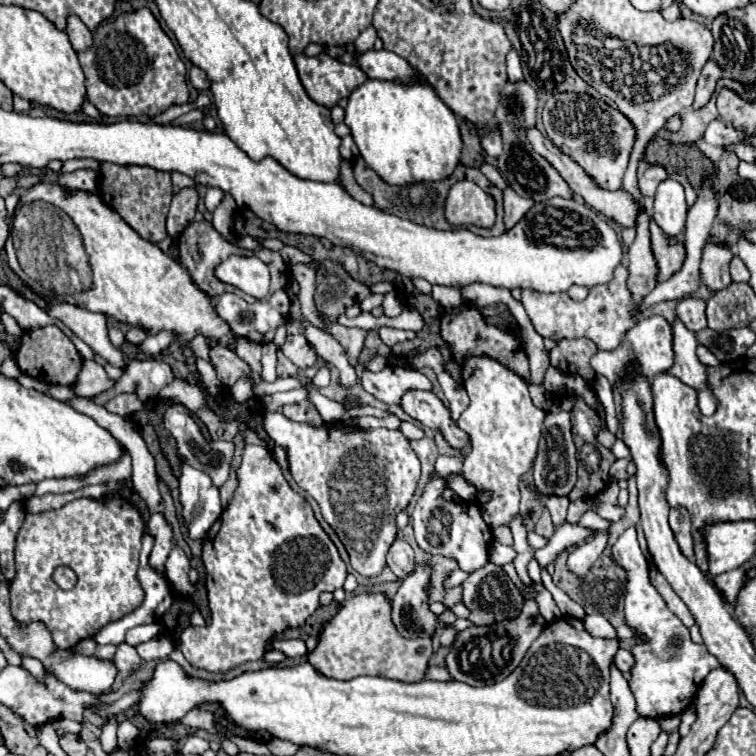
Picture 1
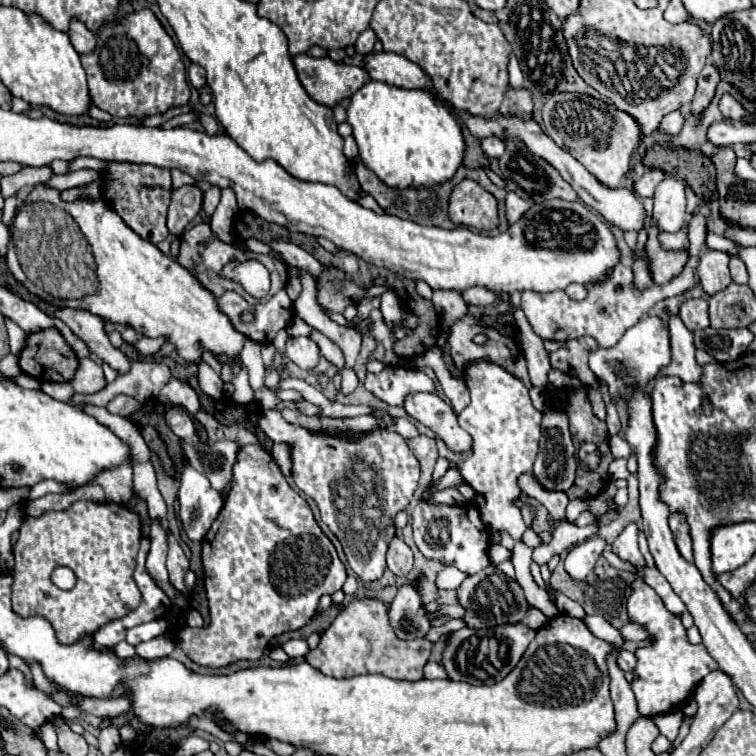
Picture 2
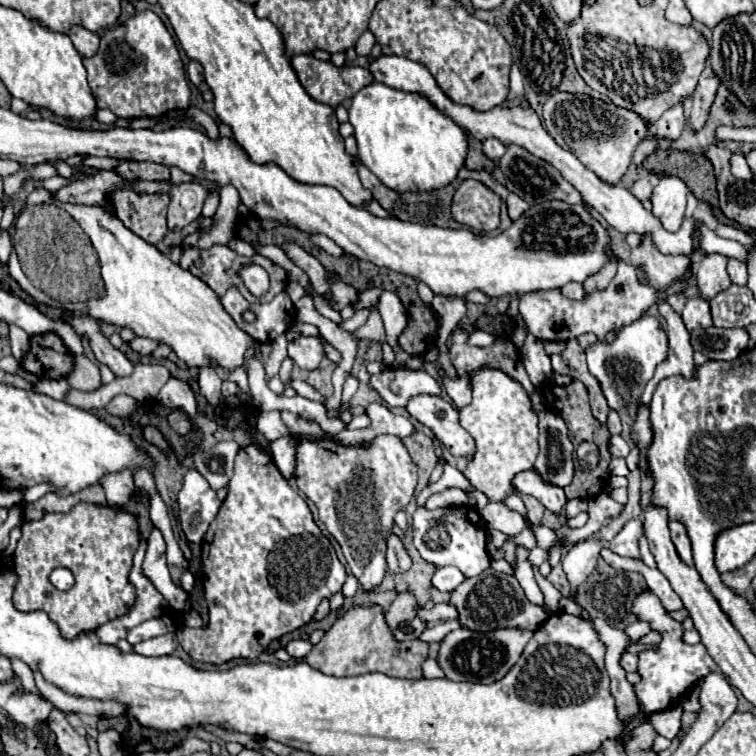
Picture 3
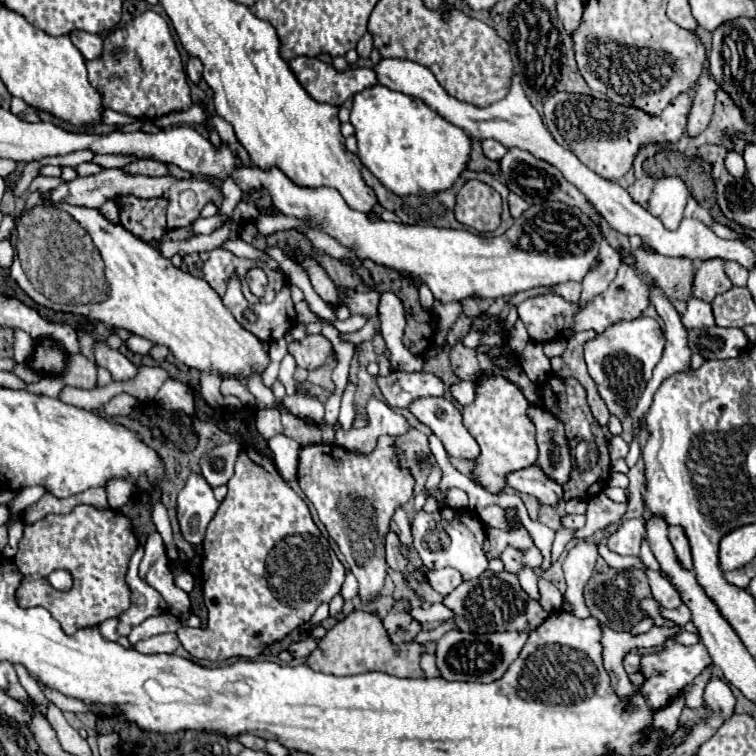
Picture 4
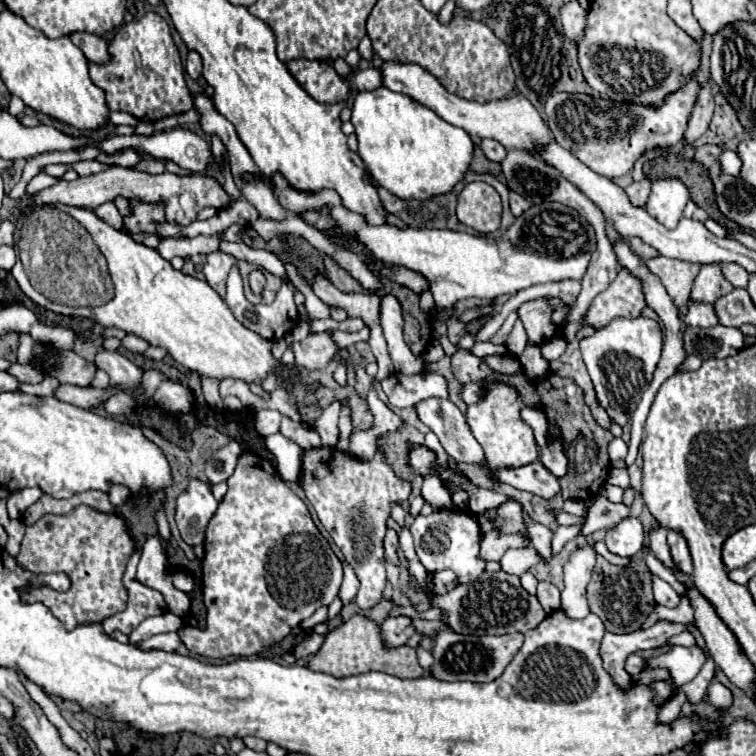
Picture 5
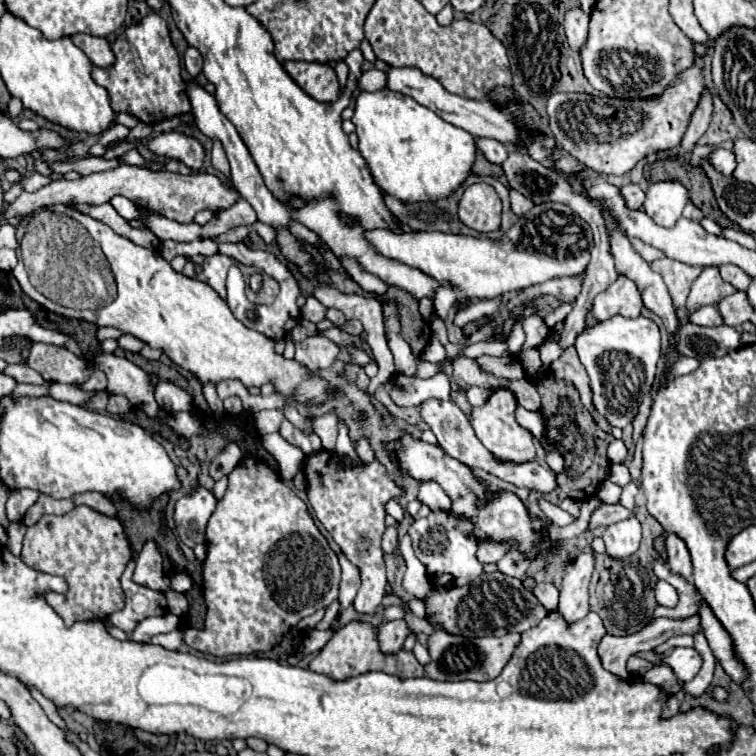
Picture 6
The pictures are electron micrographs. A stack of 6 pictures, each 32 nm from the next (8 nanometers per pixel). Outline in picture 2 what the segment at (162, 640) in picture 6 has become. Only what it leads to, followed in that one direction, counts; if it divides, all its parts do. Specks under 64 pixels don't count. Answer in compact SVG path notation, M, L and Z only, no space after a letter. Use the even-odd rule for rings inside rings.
M158 636L148 642L142 642L136 646L136 652L144 660L158 660L164 656L170 656L172 650L176 648L176 642L170 636Z

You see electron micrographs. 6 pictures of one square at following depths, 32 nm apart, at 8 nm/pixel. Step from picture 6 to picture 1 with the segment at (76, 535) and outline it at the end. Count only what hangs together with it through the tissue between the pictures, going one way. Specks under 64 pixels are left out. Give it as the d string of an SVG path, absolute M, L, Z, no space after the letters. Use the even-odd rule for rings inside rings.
M104 496L104 500L72 500L64 508L30 514L18 532L18 546L15 548L16 576L10 584L12 616L18 624L28 624L28 620L40 620L48 624L56 648L72 648L80 640L96 636L106 624L120 620L128 612L140 606L144 592L140 592L140 582L136 580L136 568L140 564L140 544L144 536L144 518L142 514L122 496ZM58 566L70 566L78 582L72 590L62 590L52 580L52 572Z

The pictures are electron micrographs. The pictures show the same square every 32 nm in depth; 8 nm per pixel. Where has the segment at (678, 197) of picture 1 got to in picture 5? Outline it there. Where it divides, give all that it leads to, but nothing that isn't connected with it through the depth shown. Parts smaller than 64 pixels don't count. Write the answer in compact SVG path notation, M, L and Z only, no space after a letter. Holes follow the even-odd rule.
M656 180L646 202L646 212L666 228L676 228L688 198L688 188L680 180Z

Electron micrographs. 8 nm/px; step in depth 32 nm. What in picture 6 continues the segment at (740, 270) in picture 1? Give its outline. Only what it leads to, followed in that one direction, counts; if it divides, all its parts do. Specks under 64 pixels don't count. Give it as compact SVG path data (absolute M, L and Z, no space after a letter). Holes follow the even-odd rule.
M722 264L720 274L726 282L730 282L738 290L746 290L750 284L750 276L742 268L736 268L734 264Z

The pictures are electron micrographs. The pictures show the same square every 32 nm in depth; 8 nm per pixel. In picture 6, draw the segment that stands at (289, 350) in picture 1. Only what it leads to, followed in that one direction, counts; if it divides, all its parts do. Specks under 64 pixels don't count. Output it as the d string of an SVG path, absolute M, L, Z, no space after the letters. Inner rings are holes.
M324 334L308 336L296 344L296 360L300 360L300 364L304 364L308 370L328 368L336 360L338 352L340 348Z

